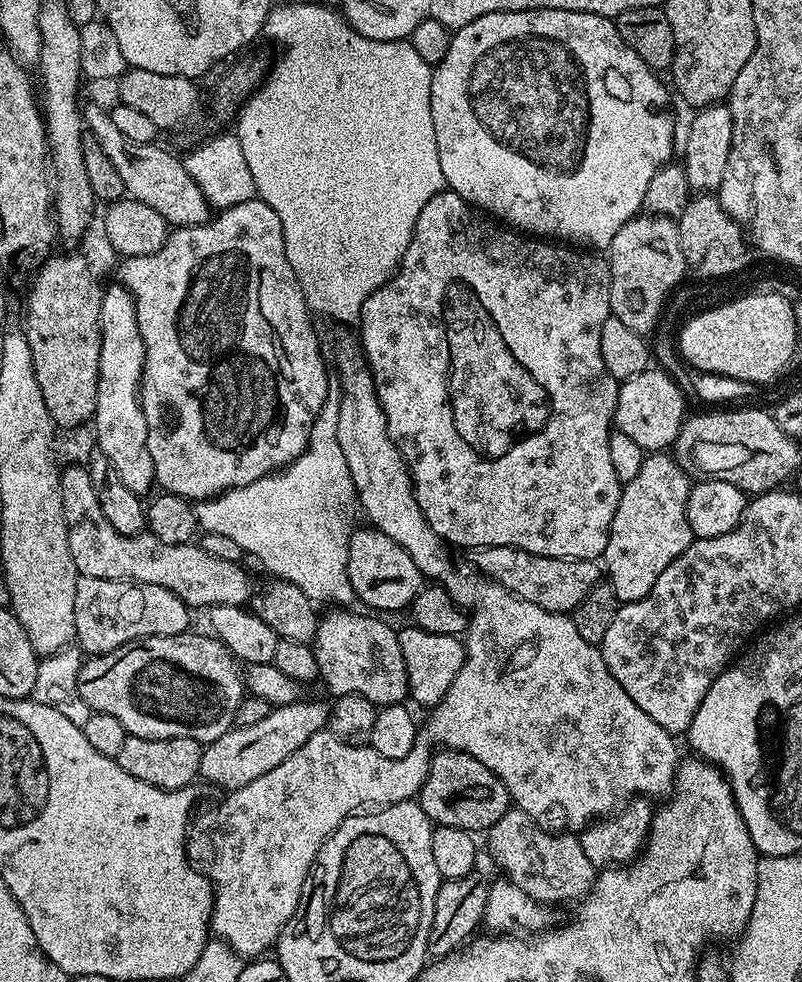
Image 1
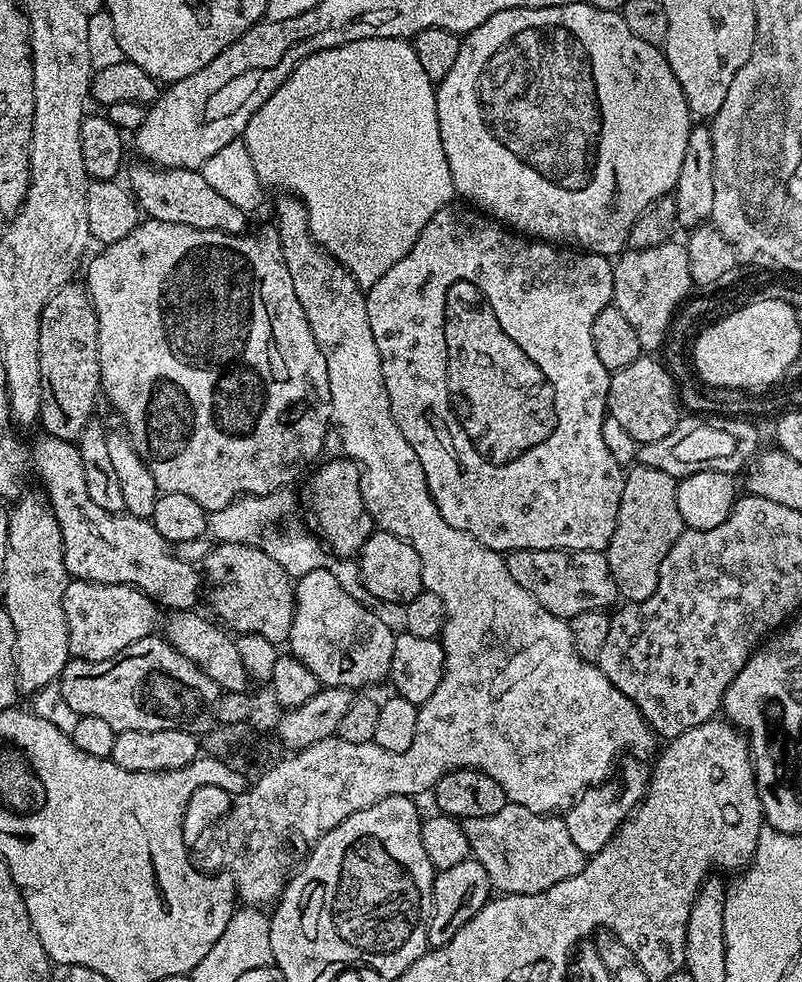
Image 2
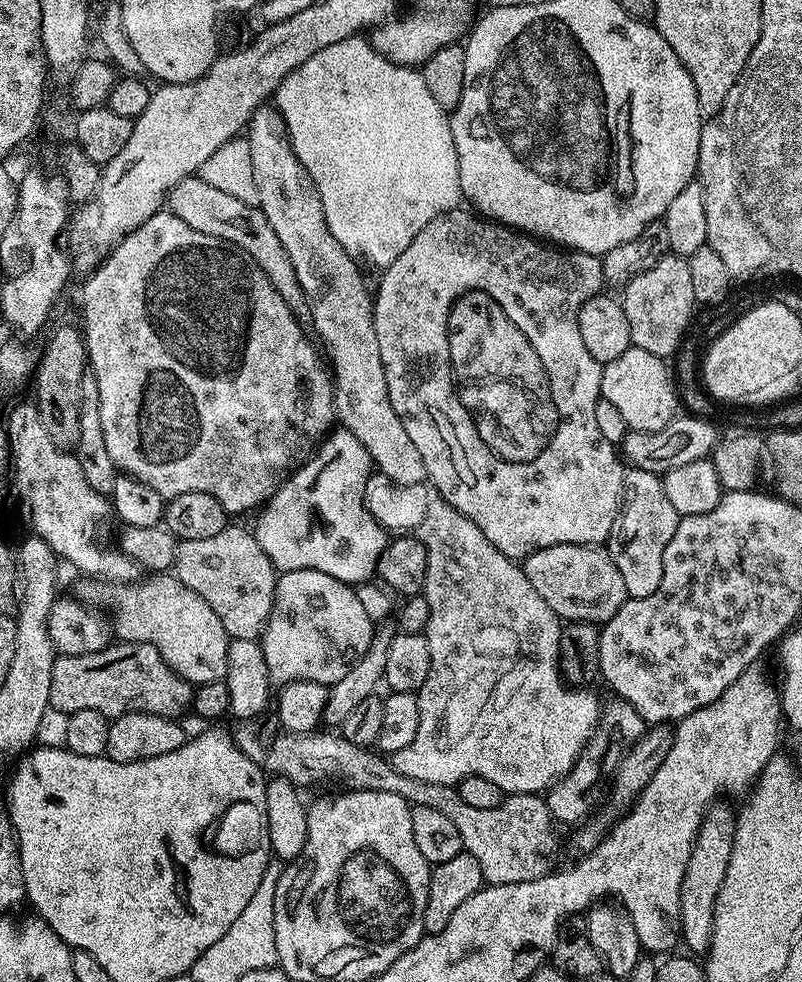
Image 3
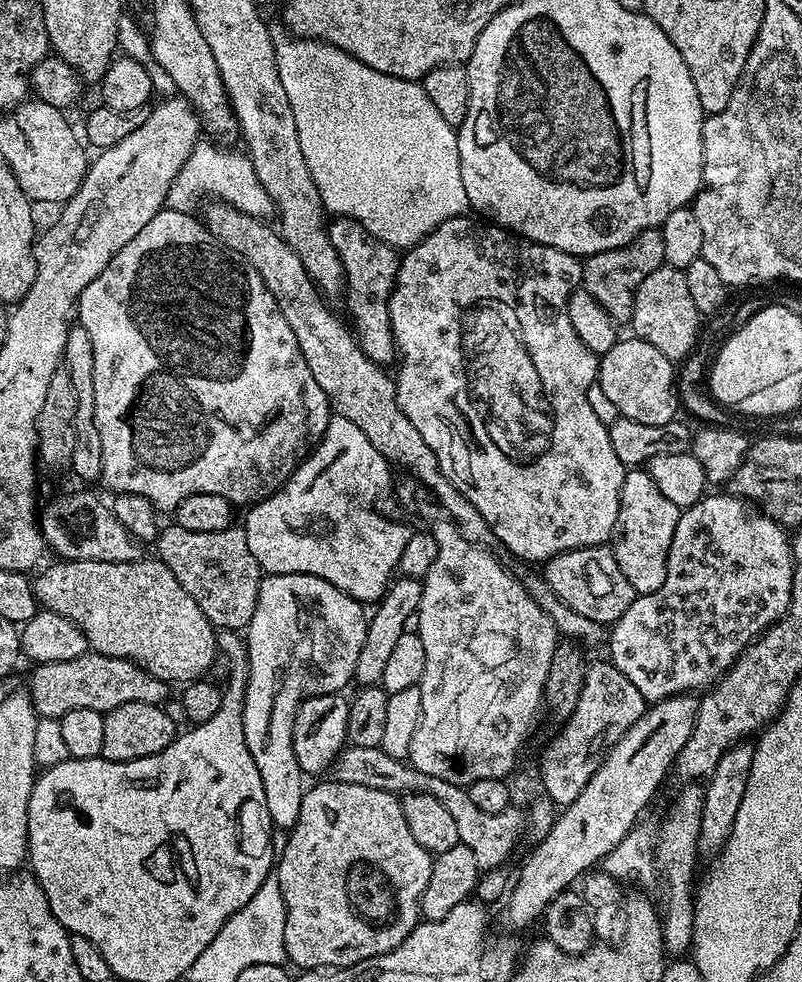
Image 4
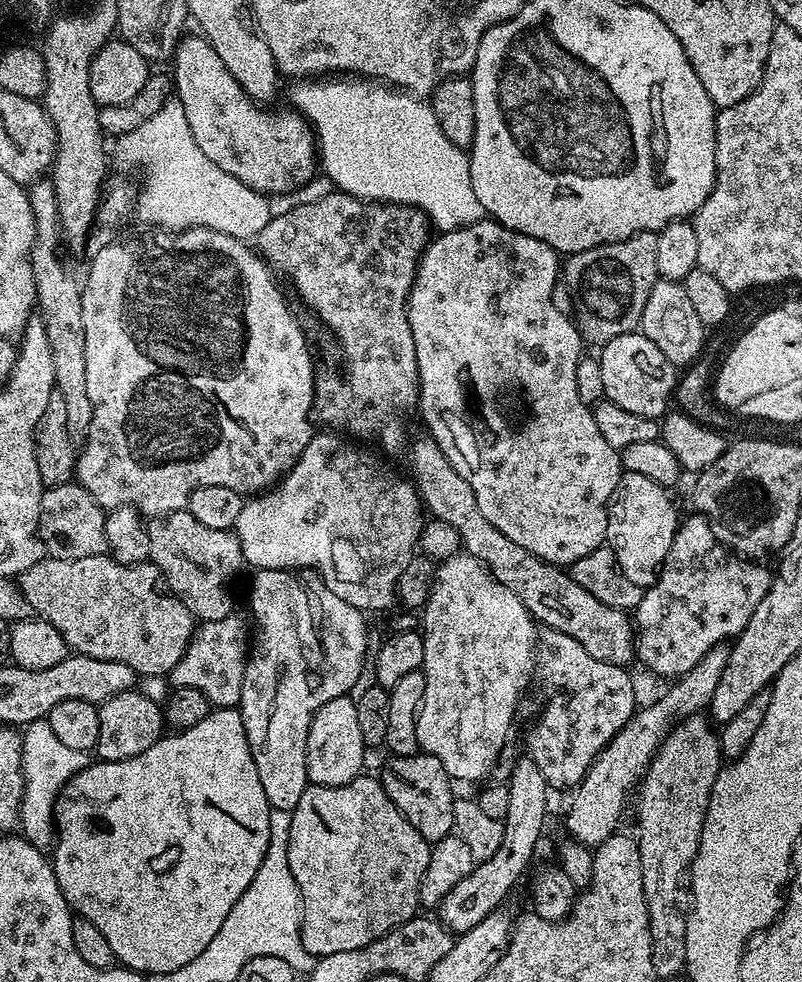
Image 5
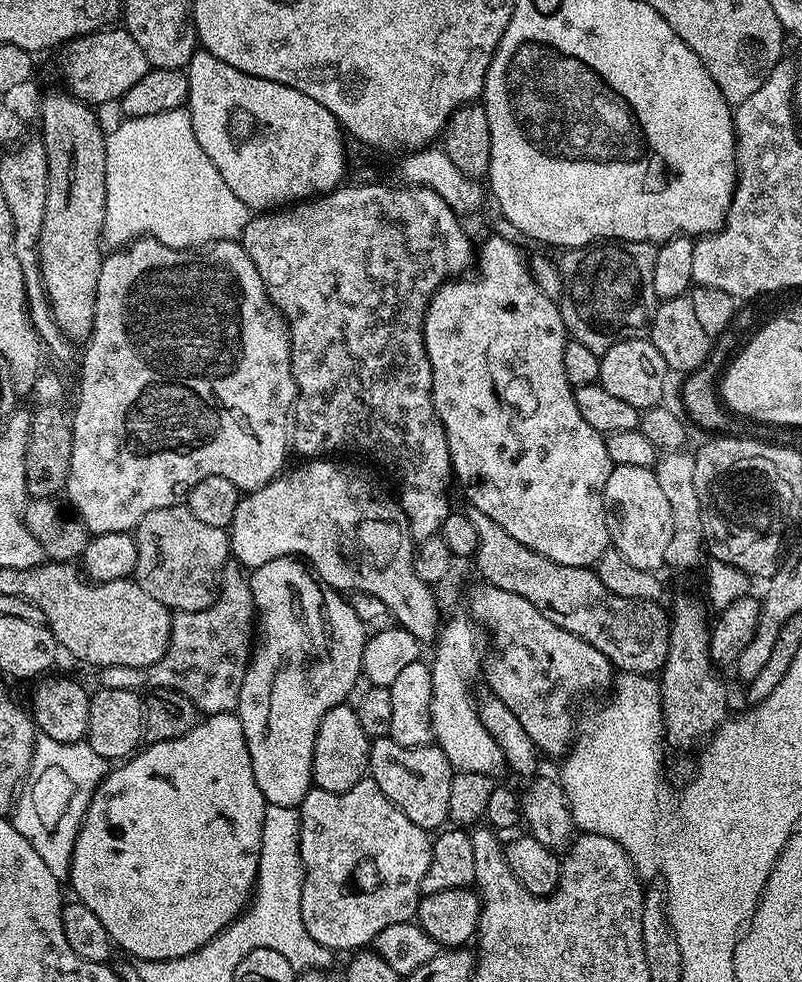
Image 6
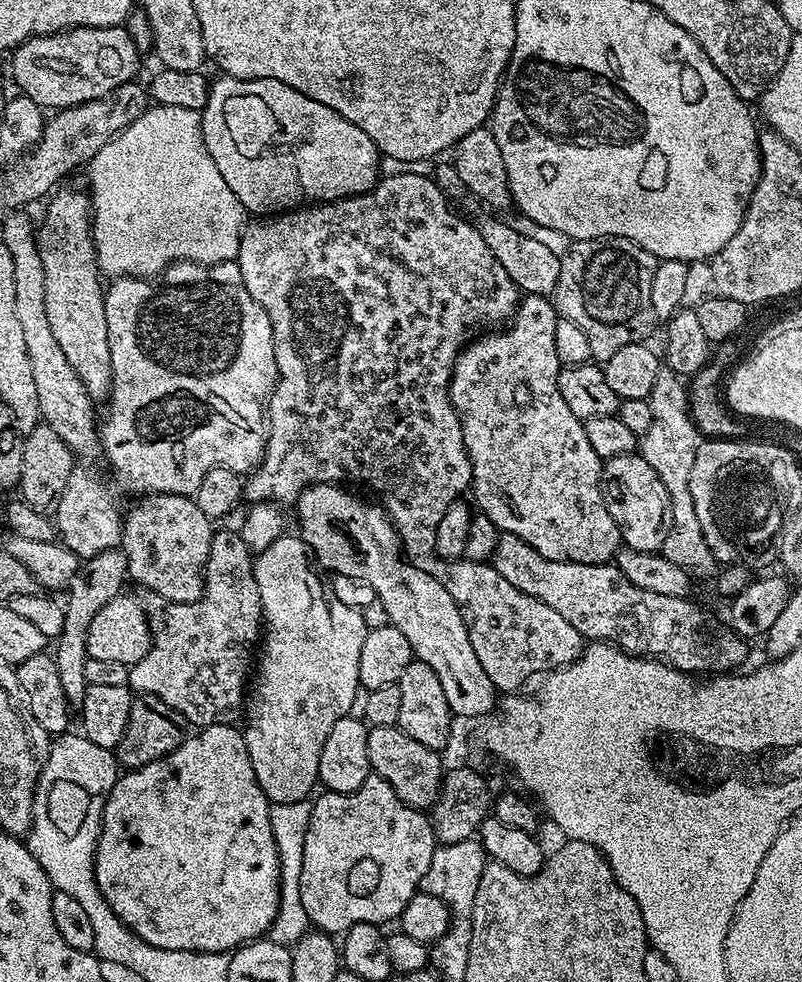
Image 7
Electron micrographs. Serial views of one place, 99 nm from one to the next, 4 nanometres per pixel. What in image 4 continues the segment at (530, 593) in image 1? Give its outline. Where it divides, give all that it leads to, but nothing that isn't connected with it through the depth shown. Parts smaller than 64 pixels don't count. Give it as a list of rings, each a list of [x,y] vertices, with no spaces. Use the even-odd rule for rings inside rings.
[[[608,544],[575,548],[551,556],[543,568],[542,579],[550,586],[550,590],[554,590],[559,600],[566,602],[570,610],[578,610],[578,614],[605,626],[611,626],[618,618],[622,618],[638,595],[634,586],[626,582],[626,574],[622,574],[622,566],[618,566],[618,558],[614,558]]]

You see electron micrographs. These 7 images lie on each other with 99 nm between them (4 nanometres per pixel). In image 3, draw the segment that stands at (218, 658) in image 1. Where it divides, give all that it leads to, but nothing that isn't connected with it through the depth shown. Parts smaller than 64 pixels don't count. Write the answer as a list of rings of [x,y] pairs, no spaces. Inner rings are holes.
[[[116,642],[94,654],[57,655],[54,670],[50,670],[48,702],[66,713],[98,710],[104,716],[115,718],[127,712],[145,712],[180,718],[189,711],[193,691],[193,685],[166,666],[152,644]]]

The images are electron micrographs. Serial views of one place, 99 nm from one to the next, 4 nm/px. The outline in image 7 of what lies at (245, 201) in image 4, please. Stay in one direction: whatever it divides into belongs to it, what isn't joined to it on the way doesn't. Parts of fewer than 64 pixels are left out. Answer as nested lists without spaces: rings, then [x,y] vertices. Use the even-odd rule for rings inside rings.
[[[163,106],[149,107],[147,112],[142,113],[138,119],[130,125],[124,132],[119,132],[106,146],[102,146],[102,150],[98,150],[98,154],[92,161],[86,165],[88,172],[88,180],[92,183],[90,187],[90,199],[92,201],[92,241],[96,244],[96,267],[101,273],[108,278],[119,278],[121,276],[138,276],[141,278],[156,278],[160,273],[168,267],[169,264],[175,264],[181,260],[192,260],[195,264],[220,264],[224,260],[235,260],[236,255],[240,252],[240,235],[244,233],[246,227],[246,213],[242,205],[238,202],[238,198],[234,198],[234,190],[230,190],[230,186],[226,186],[226,182],[222,178],[222,174],[218,174],[218,166],[214,166],[214,158],[210,158],[210,154],[206,150],[206,142],[202,134],[202,126],[200,125],[201,113],[194,110],[182,110],[181,108],[165,108]]]

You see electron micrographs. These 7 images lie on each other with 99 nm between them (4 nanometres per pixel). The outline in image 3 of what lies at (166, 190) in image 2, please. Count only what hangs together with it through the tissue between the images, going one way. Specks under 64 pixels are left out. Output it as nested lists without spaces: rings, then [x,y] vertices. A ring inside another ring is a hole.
[[[195,175],[188,176],[182,182],[178,182],[178,186],[169,190],[166,208],[178,218],[182,218],[182,222],[186,222],[188,226],[194,226],[194,230],[202,230],[202,234],[210,234],[243,252],[264,271],[266,278],[270,278],[278,294],[282,294],[282,302],[290,306],[297,318],[309,315],[308,301],[304,299],[304,291],[294,274],[290,254],[286,254],[282,242],[278,242],[278,234],[274,234],[274,226],[270,226],[266,214],[260,211],[257,205],[241,202],[240,199],[225,194],[224,191],[201,180],[199,175]]]

